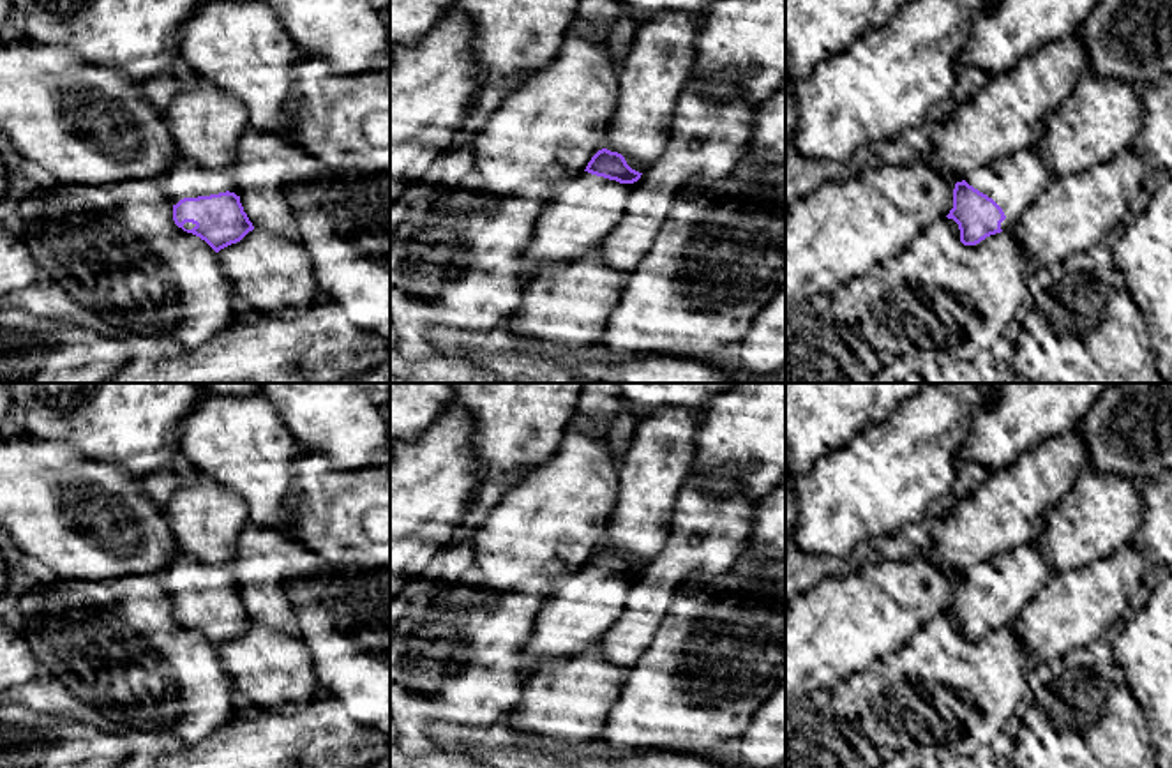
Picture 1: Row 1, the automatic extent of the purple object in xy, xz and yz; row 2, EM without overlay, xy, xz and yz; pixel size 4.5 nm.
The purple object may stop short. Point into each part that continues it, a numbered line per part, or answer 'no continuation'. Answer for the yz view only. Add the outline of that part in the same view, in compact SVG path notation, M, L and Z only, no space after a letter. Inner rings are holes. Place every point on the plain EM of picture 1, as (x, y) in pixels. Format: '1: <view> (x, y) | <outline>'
1: yz (1014, 578) | M1038 540L1001 553L985 565L965 572L965 577L992 593L1013 620L1052 576Z

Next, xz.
1: xz (576, 618) | M584 567L565 590L542 602L522 659L533 667L552 666L600 643L621 618L625 579Z

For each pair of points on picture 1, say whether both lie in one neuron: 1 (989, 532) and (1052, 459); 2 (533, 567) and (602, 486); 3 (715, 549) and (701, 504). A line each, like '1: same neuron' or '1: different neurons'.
1: same neuron
2: same neuron
3: same neuron

